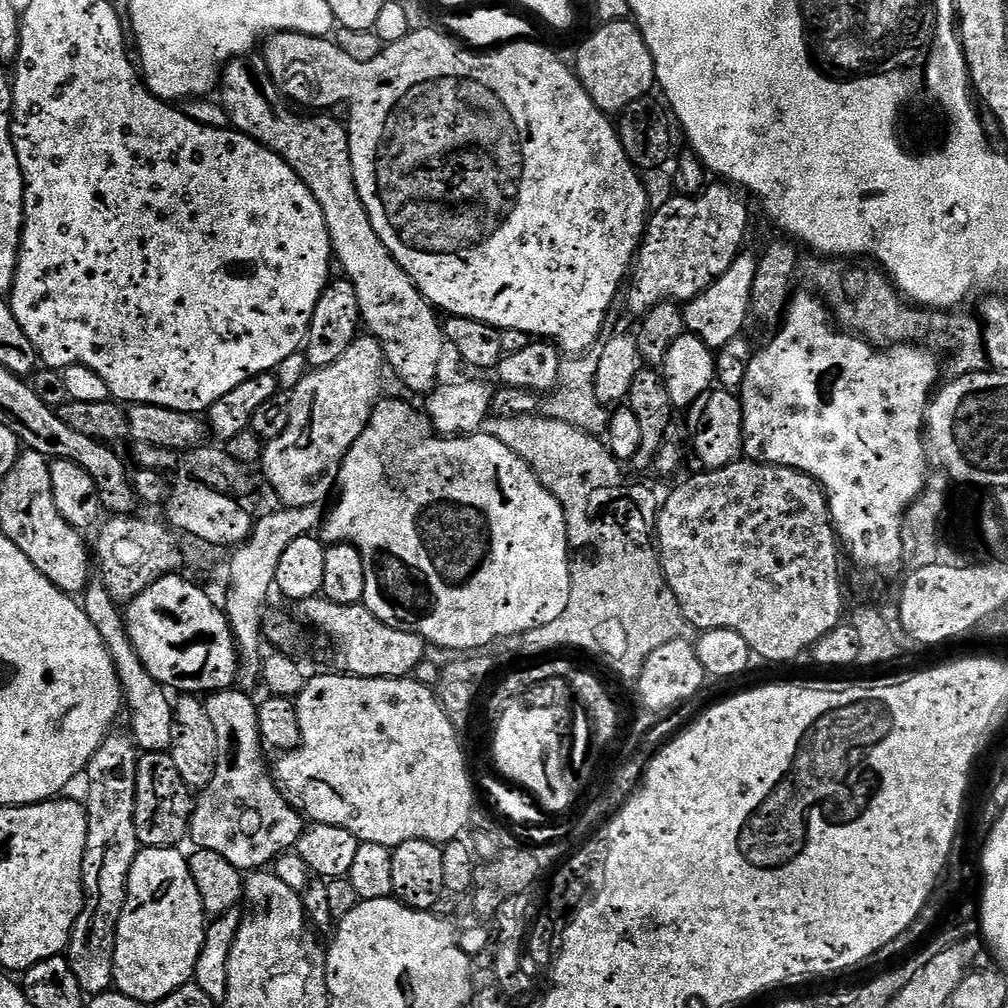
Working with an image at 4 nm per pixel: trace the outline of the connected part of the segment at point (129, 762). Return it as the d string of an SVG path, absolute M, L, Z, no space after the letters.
M109 734L104 739L86 769L88 837L82 862L84 909L66 949L70 970L74 970L74 978L78 978L78 986L82 986L88 998L101 996L113 987L116 931L128 893L128 871L142 847L134 826L138 752L127 735L116 735Z

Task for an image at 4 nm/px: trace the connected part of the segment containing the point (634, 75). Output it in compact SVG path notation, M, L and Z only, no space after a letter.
M631 19L623 20L622 22L600 24L597 29L597 32L577 50L574 71L576 77L582 82L586 94L590 94L592 101L601 110L609 114L619 114L623 112L626 106L630 106L630 102L638 102L645 99L651 93L648 91L651 88L655 89L657 87L656 63L646 46L644 36Z

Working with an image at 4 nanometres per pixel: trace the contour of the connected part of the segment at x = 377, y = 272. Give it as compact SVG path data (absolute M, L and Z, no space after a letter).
M237 58L224 65L219 92L219 99L228 111L229 125L283 158L314 194L314 202L318 202L322 218L326 218L335 263L344 267L343 275L354 286L363 327L384 348L387 367L396 371L397 378L410 391L432 392L438 383L436 375L440 372L444 348L446 352L444 329L441 321L436 321L432 305L416 289L390 250L386 250L370 222L370 214L354 182L347 127L341 121L339 124L332 114L299 116L291 112L264 64L255 64L252 58Z

